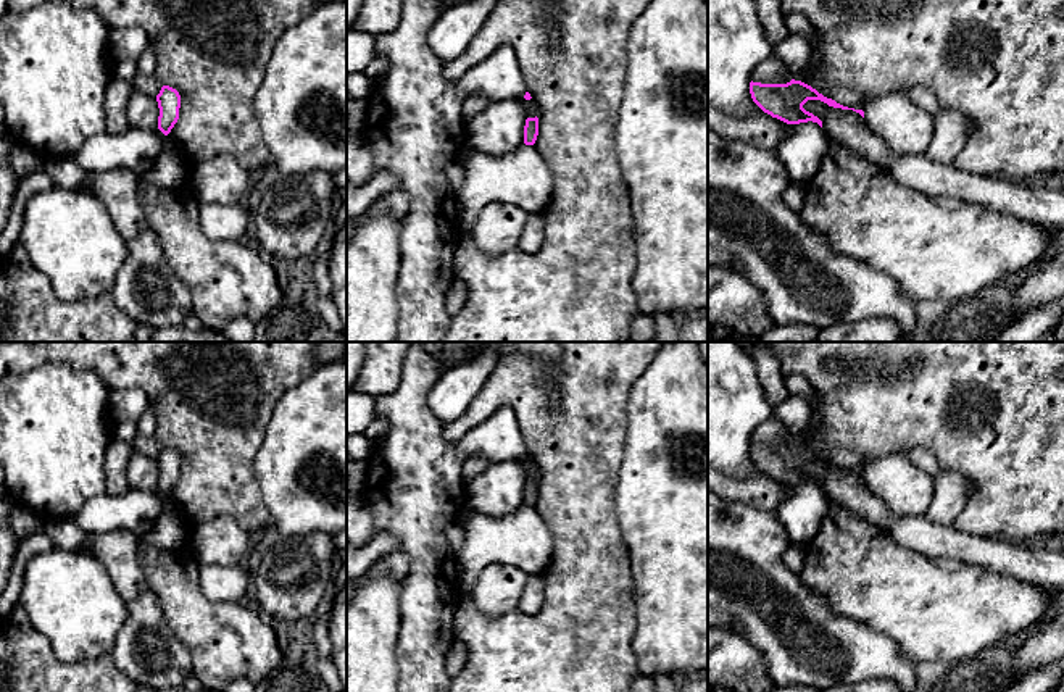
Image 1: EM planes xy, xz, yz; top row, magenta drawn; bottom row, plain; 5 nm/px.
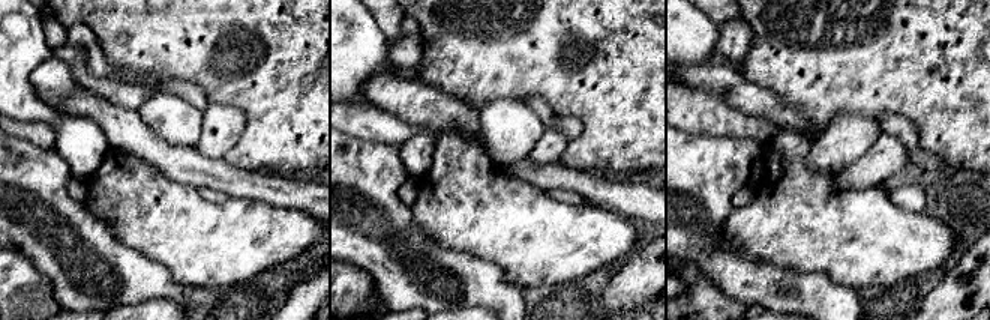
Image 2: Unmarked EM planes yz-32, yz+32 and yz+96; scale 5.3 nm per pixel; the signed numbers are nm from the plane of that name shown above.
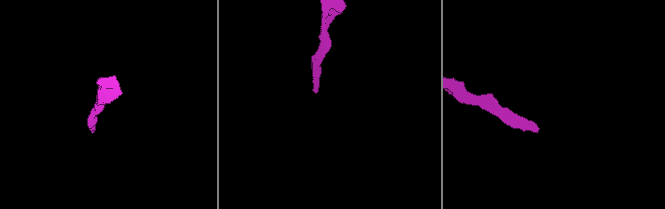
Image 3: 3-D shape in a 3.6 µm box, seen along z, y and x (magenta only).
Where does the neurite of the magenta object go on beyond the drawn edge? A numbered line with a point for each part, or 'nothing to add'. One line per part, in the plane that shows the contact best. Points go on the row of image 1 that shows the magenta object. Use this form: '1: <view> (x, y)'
nothing to add

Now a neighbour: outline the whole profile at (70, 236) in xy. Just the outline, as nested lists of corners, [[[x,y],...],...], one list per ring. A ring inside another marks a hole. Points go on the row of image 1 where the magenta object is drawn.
[[[55,186],[27,200],[19,242],[64,302],[111,294],[129,253],[100,198]]]

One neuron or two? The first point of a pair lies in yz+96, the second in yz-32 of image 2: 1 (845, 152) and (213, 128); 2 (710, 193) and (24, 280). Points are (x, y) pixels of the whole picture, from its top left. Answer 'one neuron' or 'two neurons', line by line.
1: two neurons
2: two neurons

